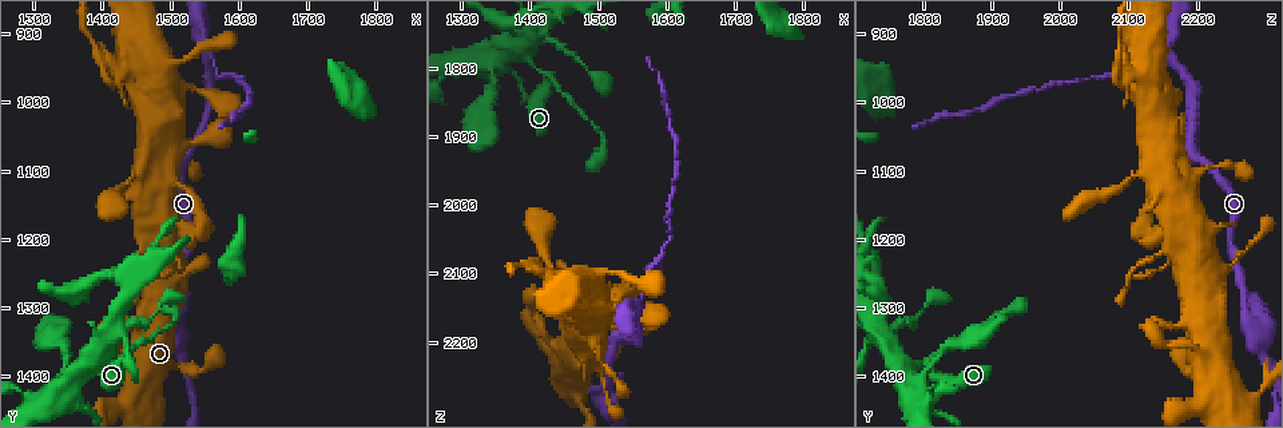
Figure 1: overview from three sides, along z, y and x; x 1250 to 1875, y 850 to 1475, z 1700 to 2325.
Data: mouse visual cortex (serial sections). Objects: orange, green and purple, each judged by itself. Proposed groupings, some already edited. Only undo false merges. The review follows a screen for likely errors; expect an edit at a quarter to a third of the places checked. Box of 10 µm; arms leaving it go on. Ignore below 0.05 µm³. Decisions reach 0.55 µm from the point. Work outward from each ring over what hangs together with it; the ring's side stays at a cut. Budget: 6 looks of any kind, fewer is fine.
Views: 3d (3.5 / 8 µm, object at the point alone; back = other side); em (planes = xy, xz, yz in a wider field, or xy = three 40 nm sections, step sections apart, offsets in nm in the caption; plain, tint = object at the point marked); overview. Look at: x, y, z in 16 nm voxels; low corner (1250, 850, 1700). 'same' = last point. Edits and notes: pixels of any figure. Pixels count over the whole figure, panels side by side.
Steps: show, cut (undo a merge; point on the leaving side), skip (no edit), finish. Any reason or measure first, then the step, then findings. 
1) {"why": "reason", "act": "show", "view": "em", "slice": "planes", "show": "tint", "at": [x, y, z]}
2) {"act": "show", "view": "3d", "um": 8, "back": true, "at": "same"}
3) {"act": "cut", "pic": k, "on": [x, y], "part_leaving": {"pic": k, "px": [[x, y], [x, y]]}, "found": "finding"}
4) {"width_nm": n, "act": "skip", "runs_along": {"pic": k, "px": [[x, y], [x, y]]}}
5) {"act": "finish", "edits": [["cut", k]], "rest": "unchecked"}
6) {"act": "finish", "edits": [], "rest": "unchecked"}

{"why": "calibre changes", "act": "show", "view": "3d", "um": 8, "at": [1430, 960, 2105]}

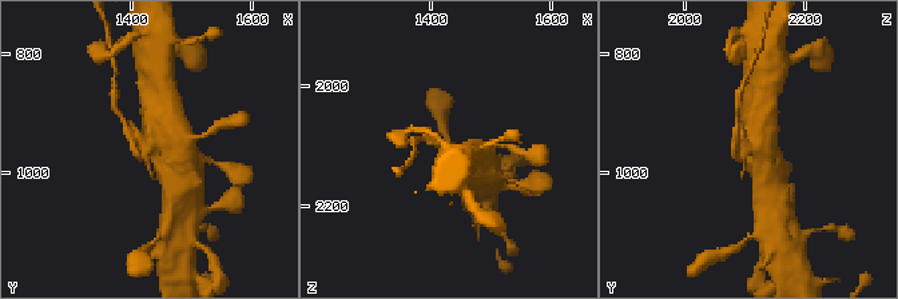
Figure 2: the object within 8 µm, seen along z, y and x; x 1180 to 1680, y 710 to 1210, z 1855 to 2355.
{"why": "now the EM", "act": "show", "view": "em", "slice": "xy", "step": 1, "show": "tint", "at": "same"}

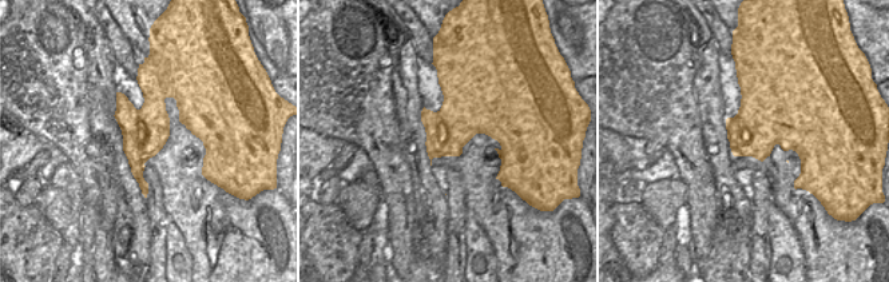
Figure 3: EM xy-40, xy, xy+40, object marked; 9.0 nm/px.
{"act": "cut", "pic": 2, "on": [115, 94], "part_leaving": {"pic": 2, "px": [[135, 136], [114, 107], [114, 86]]}, "found": "a second cell is stuck on"}

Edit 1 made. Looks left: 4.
{"act": "show", "view": "overview"}

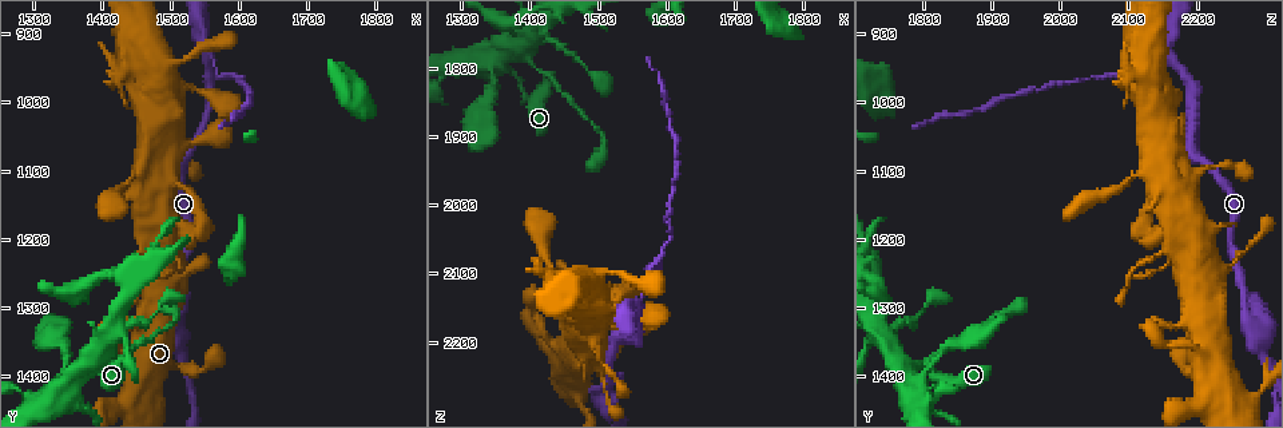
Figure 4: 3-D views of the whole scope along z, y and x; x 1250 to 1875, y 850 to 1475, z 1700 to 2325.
{"why": "a fork", "act": "show", "view": "3d", "um": 8, "at": [1555, 935, 2155]}

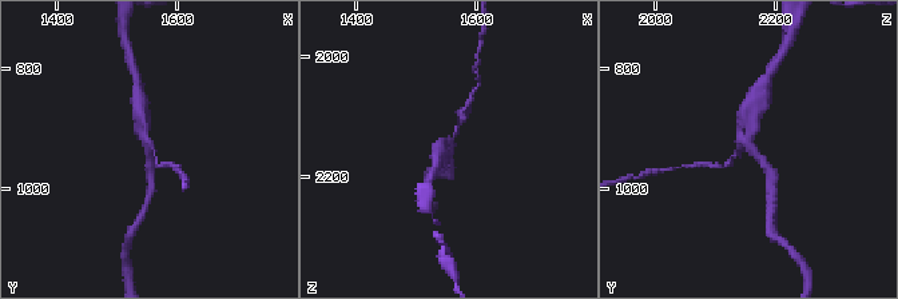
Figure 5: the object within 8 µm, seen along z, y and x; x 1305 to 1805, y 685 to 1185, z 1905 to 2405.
{"why": "zoom in", "act": "show", "view": "3d", "um": 3.5, "at": "same"}

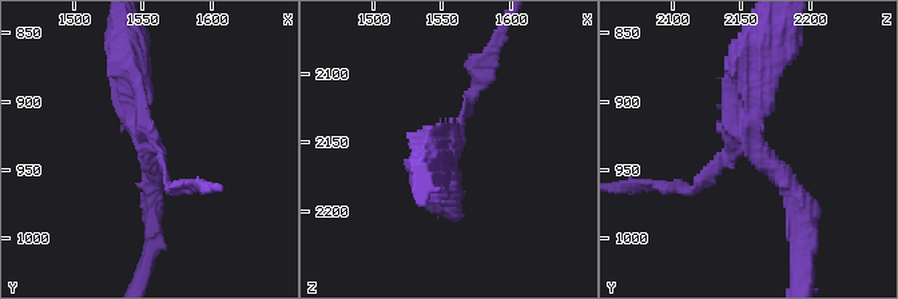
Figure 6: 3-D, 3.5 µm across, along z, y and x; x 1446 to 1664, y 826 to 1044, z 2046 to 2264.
{"act": "show", "view": "em", "slice": "xy", "step": 3, "show": "tint", "at": [1558, 932, 2154]}

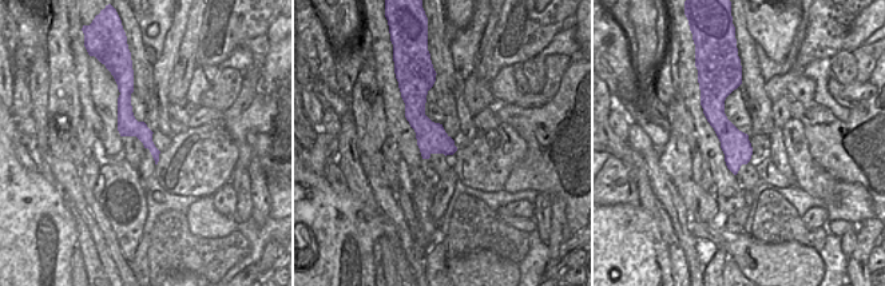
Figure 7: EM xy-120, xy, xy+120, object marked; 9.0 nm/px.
{"act": "skip", "runs_along": {"pic": 6, "px": [[805, 215], [750, 146], [767, 64]]}, "found": "one cell here"}

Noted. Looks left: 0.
{"act": "finish", "edits": [["cut", 2]], "rest": "unchecked"}

